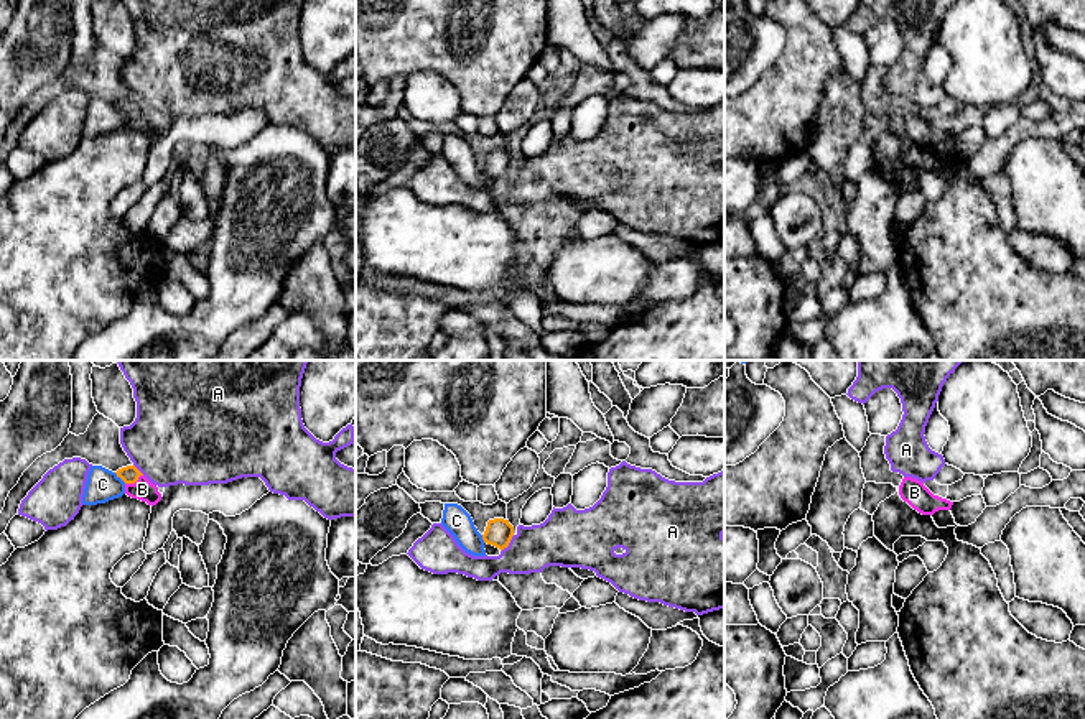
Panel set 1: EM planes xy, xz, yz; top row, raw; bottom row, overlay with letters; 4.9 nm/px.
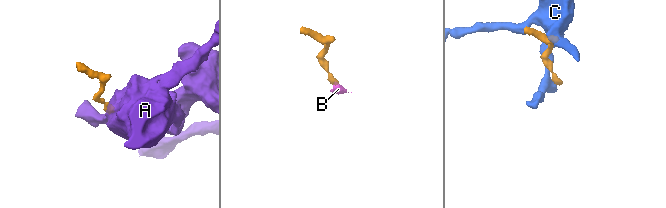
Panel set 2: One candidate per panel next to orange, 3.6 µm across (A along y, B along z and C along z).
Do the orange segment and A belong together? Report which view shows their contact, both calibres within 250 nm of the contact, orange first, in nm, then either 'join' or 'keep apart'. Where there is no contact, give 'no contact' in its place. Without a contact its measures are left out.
contact in xz; calibres 140 and 240 nm; keep apart

